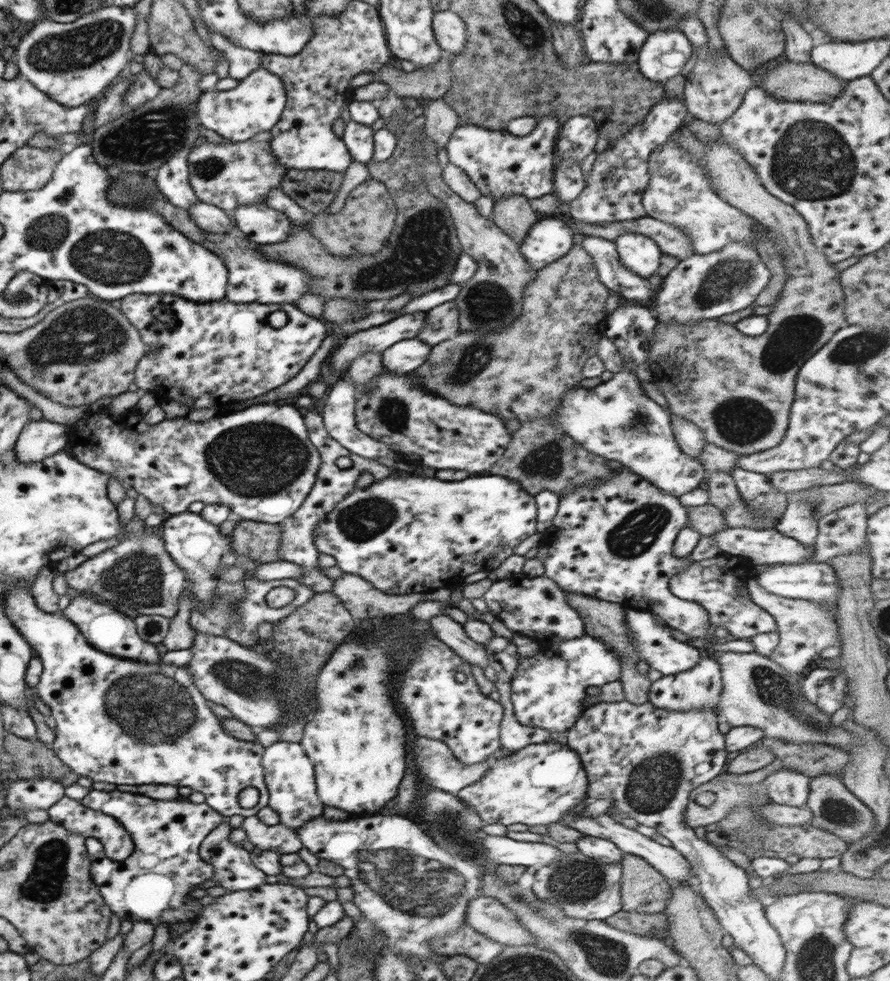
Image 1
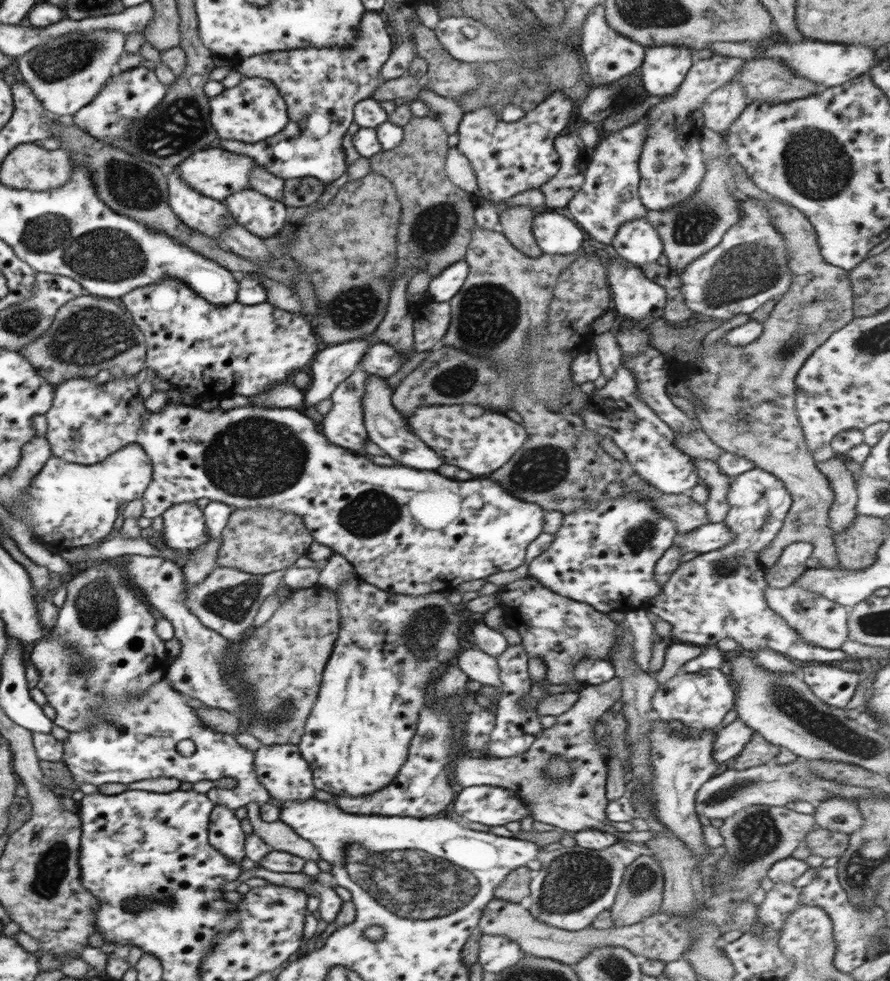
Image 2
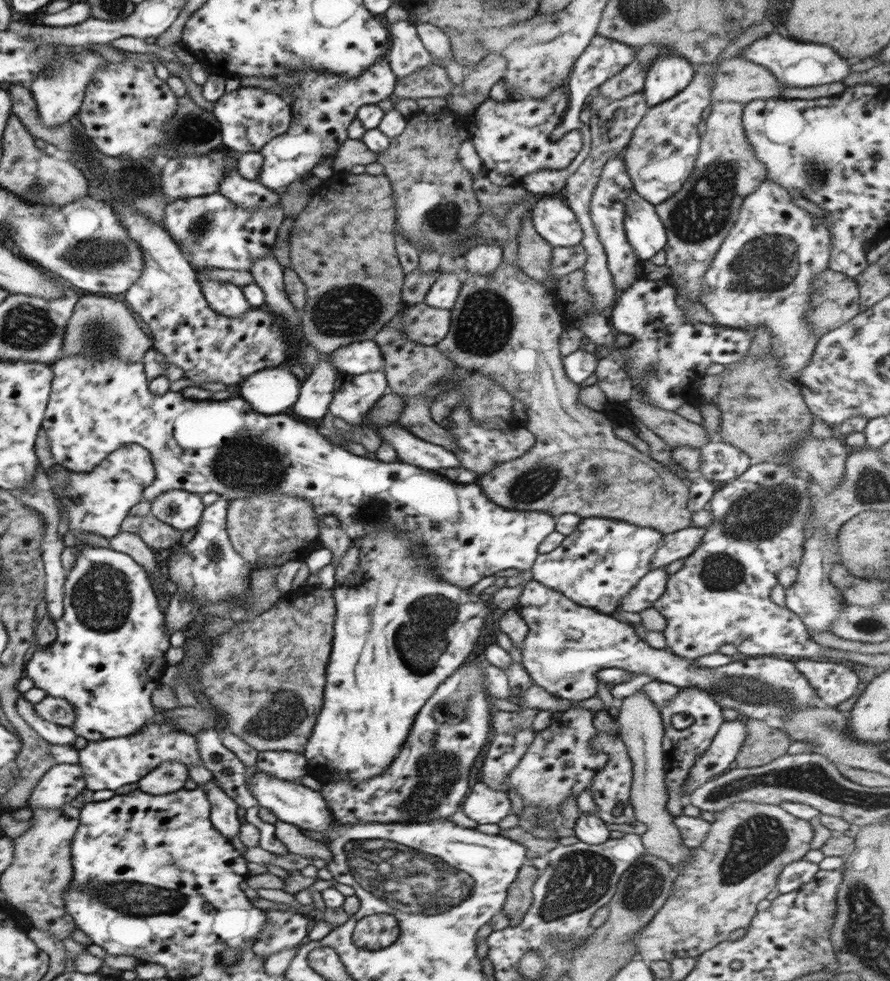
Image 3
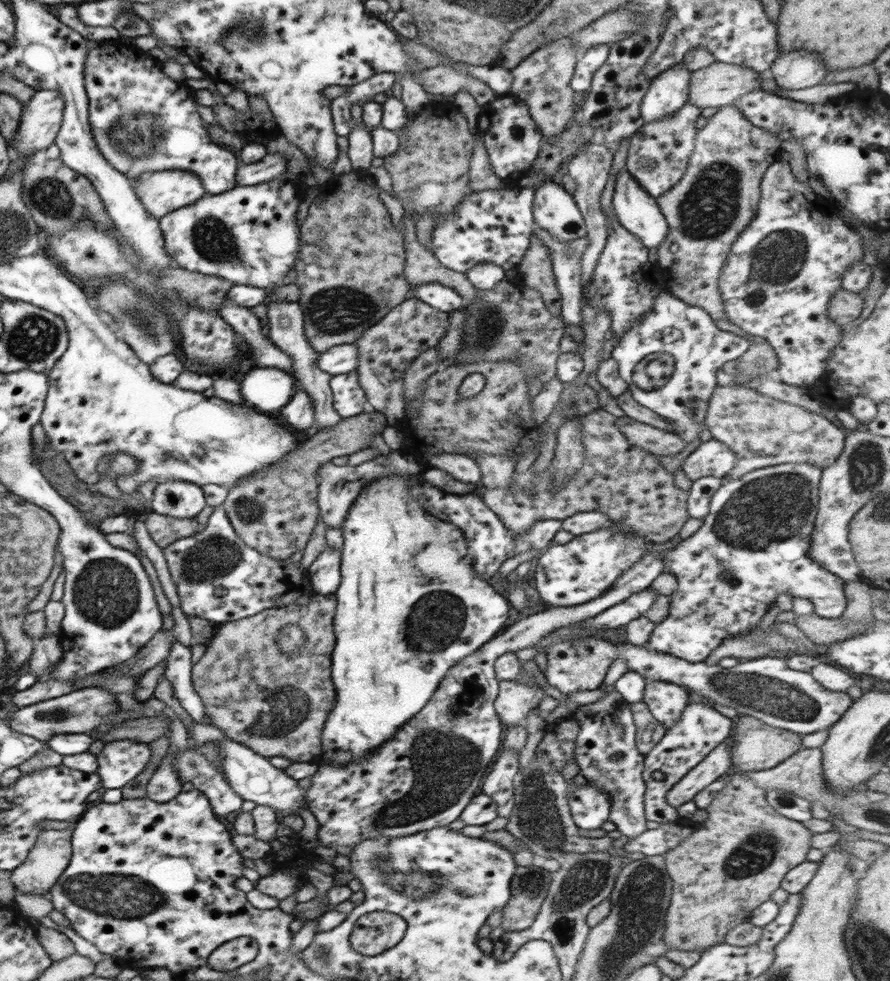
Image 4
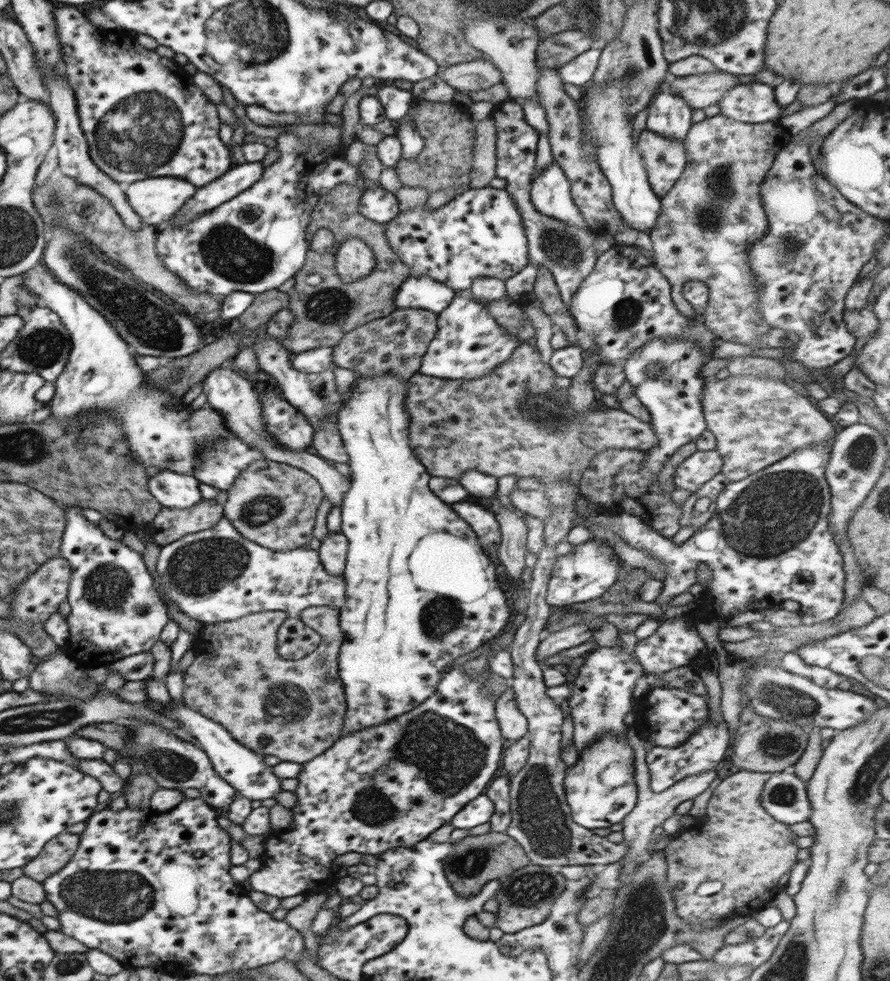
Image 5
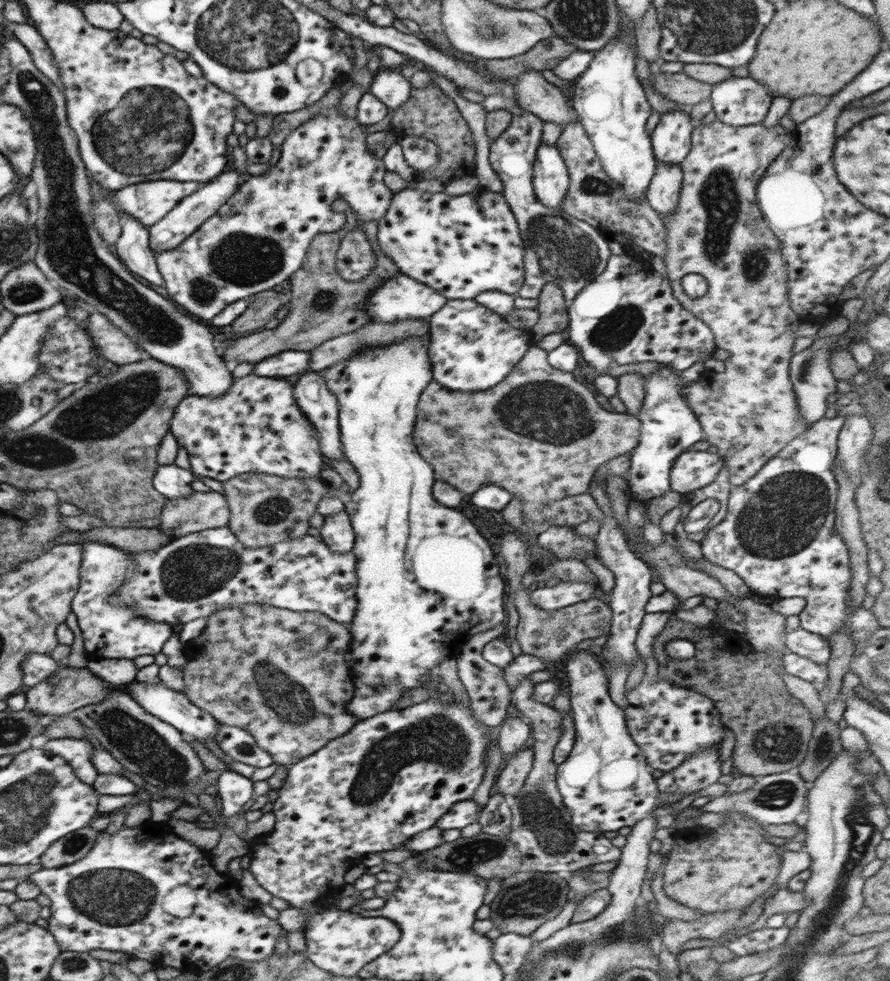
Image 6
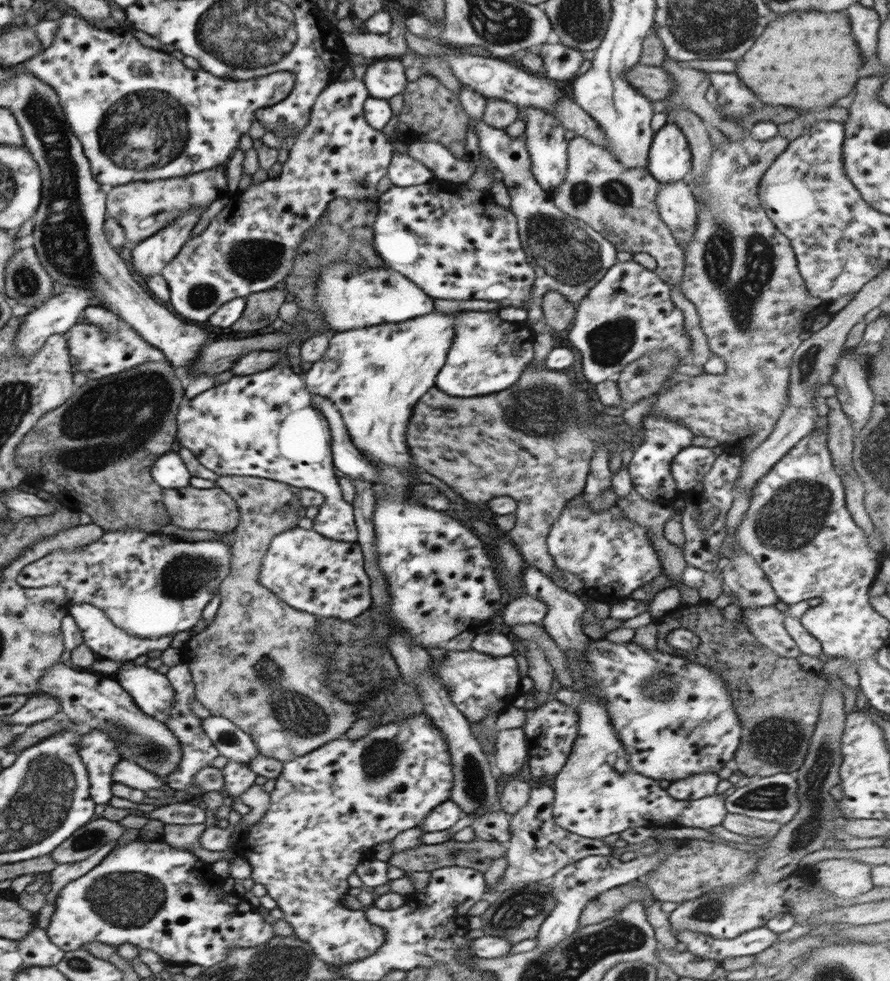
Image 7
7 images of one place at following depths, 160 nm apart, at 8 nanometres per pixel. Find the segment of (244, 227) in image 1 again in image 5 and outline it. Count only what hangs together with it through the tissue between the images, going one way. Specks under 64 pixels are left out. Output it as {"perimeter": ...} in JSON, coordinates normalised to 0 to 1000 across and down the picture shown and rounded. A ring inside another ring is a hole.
{"perimeter":[[[81,5],[61,6],[58,11],[64,38],[71,49],[69,58],[73,63],[74,81],[84,94],[90,128],[106,167],[139,191],[171,179],[198,179],[227,192],[260,173],[263,167],[258,149],[245,138],[247,121],[243,106],[218,87],[217,77],[196,59],[182,58],[174,51],[157,47],[142,31],[112,30],[94,15],[93,10]]]}

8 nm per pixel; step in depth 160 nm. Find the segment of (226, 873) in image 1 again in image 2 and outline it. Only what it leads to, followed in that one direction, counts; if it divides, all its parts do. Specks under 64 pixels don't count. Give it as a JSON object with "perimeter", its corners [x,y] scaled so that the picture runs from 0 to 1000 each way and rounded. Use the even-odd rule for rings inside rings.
{"perimeter":[[[243,820],[235,837],[234,856],[238,864],[246,866],[265,881],[276,883],[279,881],[275,870],[278,851],[270,843],[271,836],[263,831],[263,826]]]}

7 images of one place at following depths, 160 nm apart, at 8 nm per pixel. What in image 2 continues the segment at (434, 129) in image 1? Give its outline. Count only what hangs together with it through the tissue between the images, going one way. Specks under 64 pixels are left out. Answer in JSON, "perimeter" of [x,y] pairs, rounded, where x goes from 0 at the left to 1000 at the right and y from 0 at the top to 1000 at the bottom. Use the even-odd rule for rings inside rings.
{"perimeter":[[[479,91],[471,94],[469,102],[476,104],[483,109],[485,119],[497,125],[499,133],[504,138],[513,135],[521,114],[510,100],[506,100],[502,97],[498,99],[496,96],[490,96],[483,91]]]}

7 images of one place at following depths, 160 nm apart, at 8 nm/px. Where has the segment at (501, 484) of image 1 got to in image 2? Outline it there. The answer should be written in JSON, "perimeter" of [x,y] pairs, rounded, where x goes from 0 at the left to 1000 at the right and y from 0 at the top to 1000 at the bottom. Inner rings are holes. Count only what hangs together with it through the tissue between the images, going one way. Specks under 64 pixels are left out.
{"perimeter":[[[153,382],[134,385],[133,387],[126,386],[115,392],[106,391],[98,385],[78,385],[74,389],[67,391],[67,393],[63,393],[61,399],[58,414],[51,423],[54,430],[54,439],[51,446],[54,455],[56,455],[60,466],[67,467],[76,472],[81,471],[81,473],[111,473],[119,469],[121,465],[128,463],[128,461],[135,460],[135,458],[148,453],[157,454],[162,462],[166,464],[166,468],[171,472],[172,489],[166,497],[164,497],[162,506],[158,509],[161,511],[161,524],[158,526],[162,526],[162,528],[175,528],[175,526],[180,526],[185,520],[189,520],[189,518],[197,514],[220,512],[226,508],[249,512],[256,516],[262,516],[264,519],[292,517],[307,518],[317,522],[329,522],[337,525],[344,532],[352,550],[362,554],[371,559],[373,563],[387,568],[409,593],[427,601],[463,608],[480,607],[483,603],[508,603],[519,593],[546,589],[558,583],[574,582],[593,573],[591,570],[593,556],[610,543],[609,535],[611,534],[612,520],[602,513],[593,513],[589,512],[589,510],[580,509],[580,506],[575,506],[571,499],[566,499],[555,489],[544,487],[544,489],[515,491],[515,489],[499,487],[499,485],[494,485],[490,481],[479,481],[479,479],[472,481],[472,479],[466,477],[454,476],[448,473],[443,476],[420,473],[419,470],[412,469],[408,465],[371,452],[364,442],[355,439],[353,430],[342,422],[339,417],[335,420],[334,417],[329,416],[288,416],[288,414],[281,412],[254,419],[247,416],[229,419],[221,413],[188,411],[182,419],[171,421],[163,415],[162,407],[156,403]]]}

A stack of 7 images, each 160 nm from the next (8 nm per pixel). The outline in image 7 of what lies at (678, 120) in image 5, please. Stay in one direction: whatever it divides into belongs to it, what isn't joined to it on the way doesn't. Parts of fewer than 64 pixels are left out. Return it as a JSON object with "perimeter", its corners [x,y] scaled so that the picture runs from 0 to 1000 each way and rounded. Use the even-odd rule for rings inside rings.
{"perimeter":[[[749,124],[735,136],[727,173],[740,187],[771,183],[778,173],[778,160],[766,131],[758,124]]]}

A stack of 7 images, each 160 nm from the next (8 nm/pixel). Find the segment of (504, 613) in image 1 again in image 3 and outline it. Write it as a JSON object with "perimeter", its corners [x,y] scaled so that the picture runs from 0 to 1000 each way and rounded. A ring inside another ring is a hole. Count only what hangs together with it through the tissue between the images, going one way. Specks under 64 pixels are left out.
{"perimeter":[[[599,589],[589,595],[580,620],[593,634],[593,644],[588,653],[589,662],[585,663],[588,680],[598,690],[600,698],[608,699],[627,713],[652,716],[666,712],[671,708],[670,700],[673,697],[671,685],[678,681],[698,681],[711,688],[728,688],[764,701],[788,701],[800,707],[809,722],[825,723],[836,733],[860,735],[864,741],[874,741],[884,733],[887,726],[924,720],[921,710],[910,699],[909,693],[894,681],[891,672],[870,669],[830,670],[809,681],[784,679],[781,674],[769,672],[751,662],[733,661],[715,645],[708,635],[698,634],[689,627],[675,625],[670,621],[648,617],[629,603],[607,595]]]}

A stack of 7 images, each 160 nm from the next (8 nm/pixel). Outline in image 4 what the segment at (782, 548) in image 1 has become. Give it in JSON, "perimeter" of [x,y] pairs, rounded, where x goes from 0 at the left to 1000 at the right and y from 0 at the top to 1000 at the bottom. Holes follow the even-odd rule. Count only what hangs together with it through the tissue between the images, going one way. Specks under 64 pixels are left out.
{"perimeter":[[[760,546],[747,554],[737,556],[737,563],[722,567],[708,582],[702,583],[681,603],[672,610],[656,616],[640,619],[620,619],[603,624],[592,630],[575,632],[571,641],[557,647],[537,663],[530,665],[503,682],[502,688],[494,694],[484,714],[470,728],[466,728],[439,754],[419,765],[415,771],[385,777],[385,779],[357,779],[356,786],[349,791],[348,803],[343,806],[344,824],[352,828],[358,840],[357,858],[365,863],[394,862],[398,864],[409,855],[422,853],[443,854],[458,852],[490,843],[500,843],[515,835],[525,820],[533,813],[535,802],[539,803],[542,794],[551,777],[557,773],[565,752],[566,738],[556,725],[556,714],[561,704],[561,693],[556,686],[556,673],[566,666],[579,666],[588,661],[607,660],[613,647],[627,644],[631,639],[640,640],[647,634],[672,628],[682,620],[707,610],[709,606],[730,598],[733,592],[745,584],[746,566],[763,556]]]}

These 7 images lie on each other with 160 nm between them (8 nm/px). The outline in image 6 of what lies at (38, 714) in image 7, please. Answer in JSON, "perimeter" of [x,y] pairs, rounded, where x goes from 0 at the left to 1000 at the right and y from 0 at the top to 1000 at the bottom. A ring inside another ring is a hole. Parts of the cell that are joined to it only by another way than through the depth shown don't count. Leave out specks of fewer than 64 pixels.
{"perimeter":[[[70,679],[66,684],[62,685],[62,689],[58,688],[56,691],[43,695],[29,703],[28,713],[34,716],[36,721],[34,725],[38,725],[43,728],[63,728],[63,730],[74,729],[81,724],[88,724],[97,718],[108,718],[108,716],[119,715],[119,710],[126,706],[126,703],[135,704],[137,706],[144,706],[146,701],[144,698],[124,699],[122,695],[115,693],[109,690],[102,683],[94,681],[85,681],[79,679]]]}

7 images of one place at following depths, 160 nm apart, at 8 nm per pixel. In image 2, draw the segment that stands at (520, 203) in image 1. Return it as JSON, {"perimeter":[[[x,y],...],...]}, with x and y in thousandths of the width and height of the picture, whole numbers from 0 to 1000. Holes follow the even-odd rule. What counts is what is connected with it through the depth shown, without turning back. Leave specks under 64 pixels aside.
{"perimeter":[[[590,209],[570,211],[561,216],[564,238],[583,256],[594,262],[606,262],[610,258],[598,236],[601,217],[601,214]]]}

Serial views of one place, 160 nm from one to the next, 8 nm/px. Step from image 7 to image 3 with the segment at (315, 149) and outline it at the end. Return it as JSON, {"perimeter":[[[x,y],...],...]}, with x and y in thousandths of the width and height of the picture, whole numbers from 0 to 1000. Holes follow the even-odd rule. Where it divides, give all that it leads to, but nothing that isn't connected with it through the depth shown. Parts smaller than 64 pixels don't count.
{"perimeter":[[[245,196],[191,205],[187,209],[182,226],[197,247],[216,259],[212,268],[217,273],[282,277],[283,268],[289,263],[307,258],[311,234],[319,223],[315,206],[299,214],[274,214]]]}

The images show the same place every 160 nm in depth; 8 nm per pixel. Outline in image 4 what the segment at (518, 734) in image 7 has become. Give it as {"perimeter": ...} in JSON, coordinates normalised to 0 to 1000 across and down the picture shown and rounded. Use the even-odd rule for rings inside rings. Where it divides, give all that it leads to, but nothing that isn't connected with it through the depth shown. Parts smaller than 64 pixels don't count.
{"perimeter":[[[563,693],[555,721],[566,740],[590,739],[593,727],[604,722],[610,712],[608,700]]]}

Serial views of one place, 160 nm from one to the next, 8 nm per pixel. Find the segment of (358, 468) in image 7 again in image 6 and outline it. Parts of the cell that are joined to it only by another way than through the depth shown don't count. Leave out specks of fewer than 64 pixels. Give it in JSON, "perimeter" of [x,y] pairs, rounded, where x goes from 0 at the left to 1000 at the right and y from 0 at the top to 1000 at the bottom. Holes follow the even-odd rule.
{"perimeter":[[[346,377],[329,385],[329,405],[333,414],[342,421],[346,429],[355,435],[360,443],[360,458],[366,469],[389,469],[384,460],[381,434],[381,412],[379,404],[369,396],[366,386],[358,378]]]}

